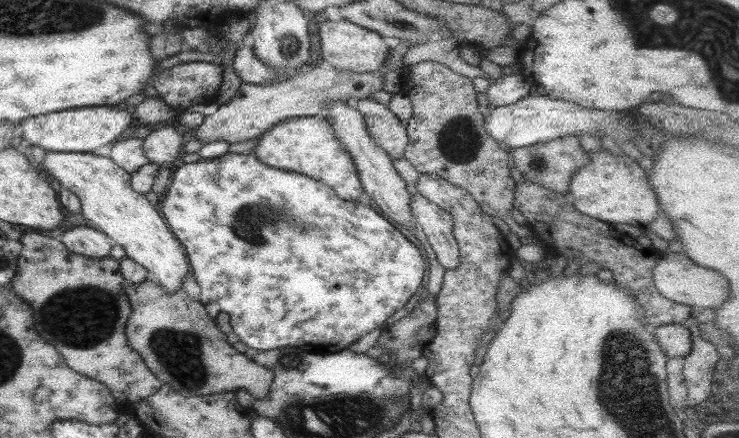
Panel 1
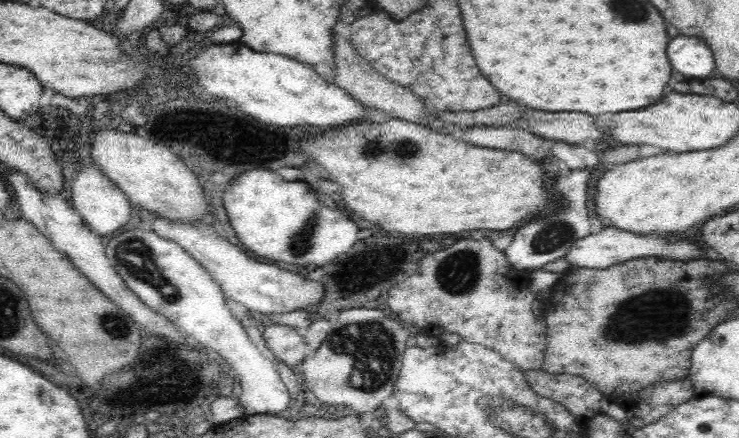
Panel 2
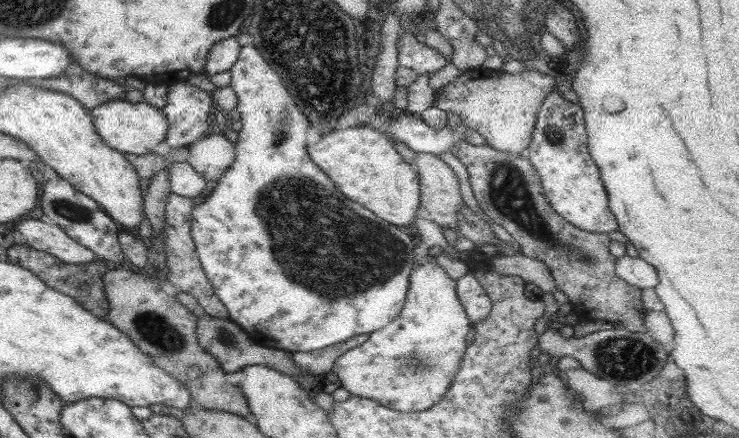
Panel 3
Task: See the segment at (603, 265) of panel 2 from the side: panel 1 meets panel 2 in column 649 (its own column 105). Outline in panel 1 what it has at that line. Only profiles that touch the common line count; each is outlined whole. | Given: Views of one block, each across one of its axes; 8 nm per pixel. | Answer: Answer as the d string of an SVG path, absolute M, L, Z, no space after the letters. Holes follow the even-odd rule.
M73 228L61 236L61 242L67 251L80 254L85 258L107 257L113 244L107 235L93 228Z

